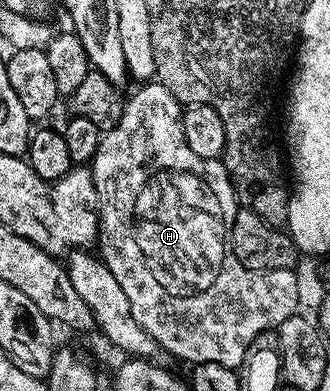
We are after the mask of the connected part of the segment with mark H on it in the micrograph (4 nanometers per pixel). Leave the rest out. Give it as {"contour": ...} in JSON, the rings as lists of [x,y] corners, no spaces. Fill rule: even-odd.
{"contour":[[[145,81],[138,87],[141,88],[133,96],[128,96],[118,124],[102,134],[95,157],[89,164],[98,203],[99,257],[126,294],[135,321],[139,321],[139,325],[157,342],[162,352],[170,351],[175,358],[186,359],[189,365],[214,363],[240,368],[255,337],[265,331],[273,331],[298,314],[297,302],[301,299],[301,287],[297,284],[298,272],[293,269],[249,271],[239,283],[241,291],[235,291],[235,297],[227,295],[227,305],[213,305],[219,295],[211,297],[209,293],[197,297],[175,295],[175,279],[179,279],[179,273],[189,269],[189,259],[185,261],[183,257],[191,257],[191,249],[195,249],[197,241],[201,245],[201,227],[207,221],[205,215],[217,213],[209,217],[233,219],[237,216],[239,204],[224,162],[221,159],[204,159],[191,153],[187,137],[183,137],[183,107],[176,97],[156,81]]]}

